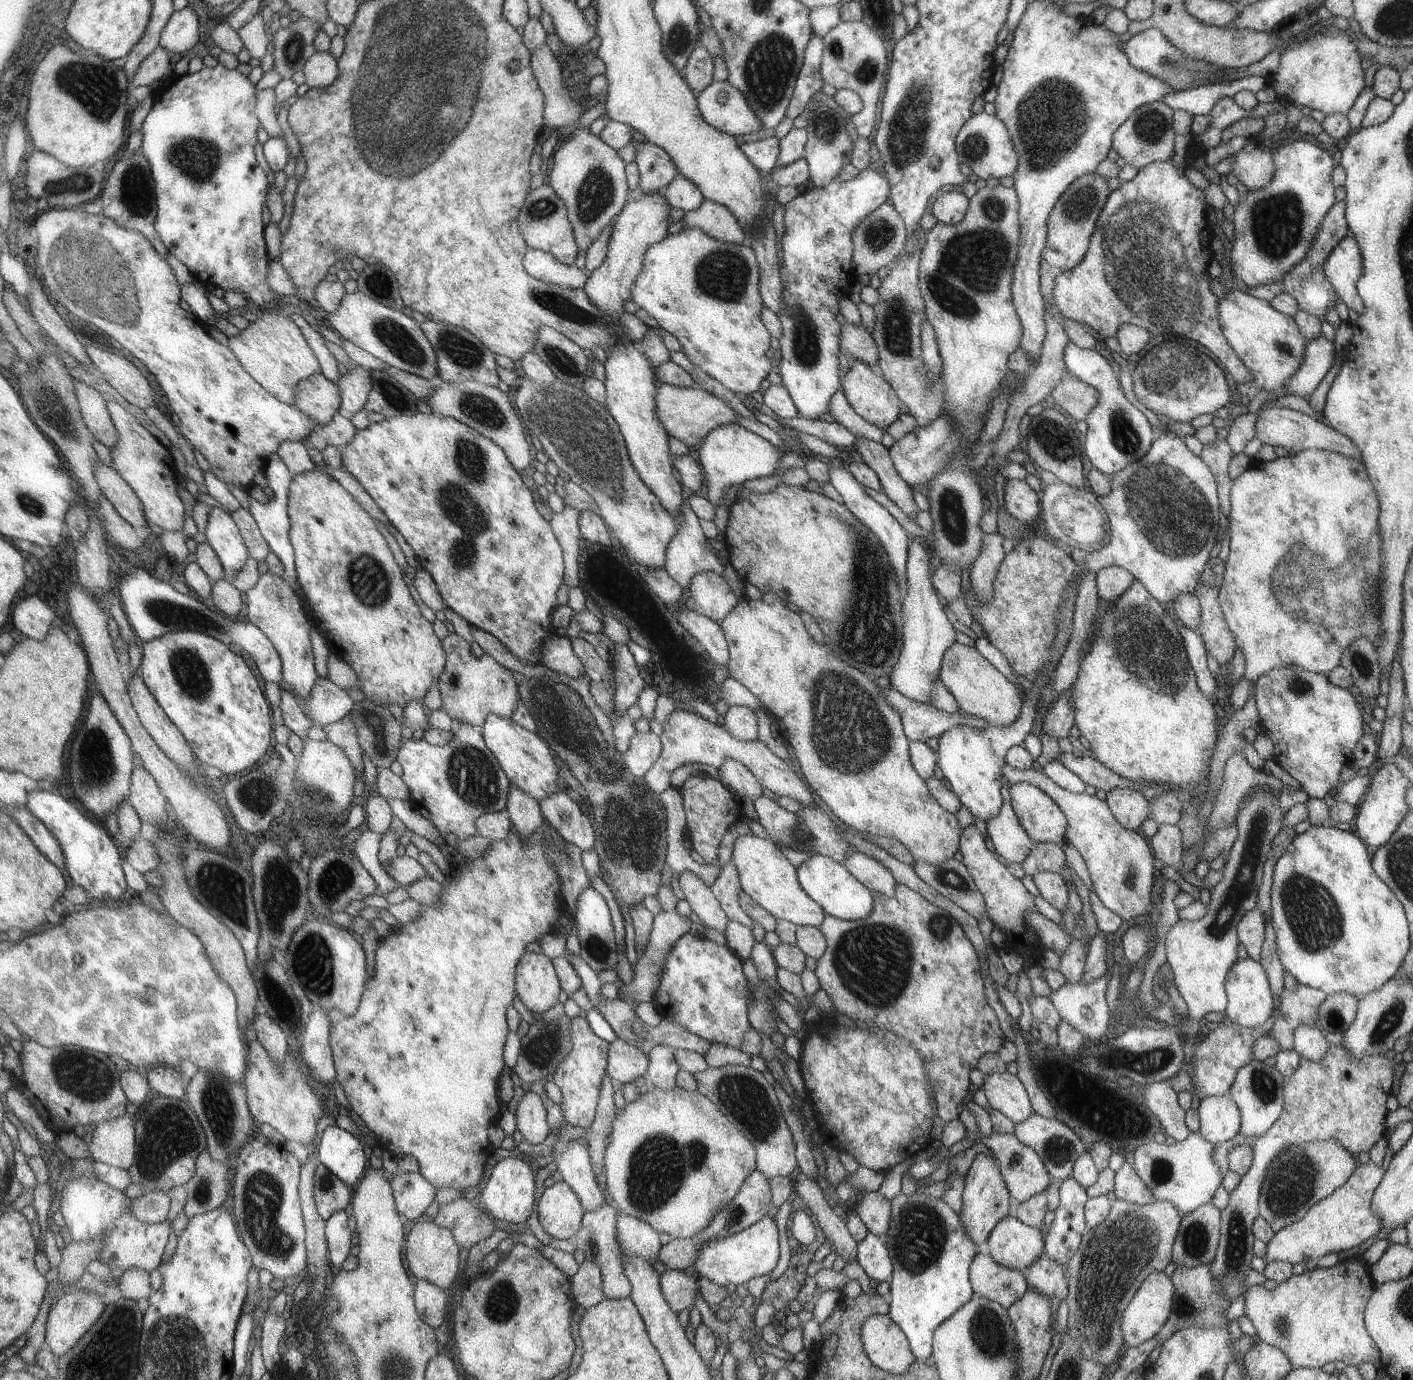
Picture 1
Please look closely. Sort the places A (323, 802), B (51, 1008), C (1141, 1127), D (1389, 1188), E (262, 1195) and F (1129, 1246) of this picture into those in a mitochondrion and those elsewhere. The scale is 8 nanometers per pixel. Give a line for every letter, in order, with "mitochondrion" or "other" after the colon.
A: mitochondrion
B: other
C: other
D: other
E: mitochondrion
F: mitochondrion

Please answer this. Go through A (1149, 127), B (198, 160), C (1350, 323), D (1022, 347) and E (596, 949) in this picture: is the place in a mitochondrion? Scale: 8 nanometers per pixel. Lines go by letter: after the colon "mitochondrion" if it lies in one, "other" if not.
A: mitochondrion
B: mitochondrion
C: other
D: other
E: mitochondrion

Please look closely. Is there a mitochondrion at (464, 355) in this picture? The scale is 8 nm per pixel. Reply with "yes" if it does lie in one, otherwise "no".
yes

